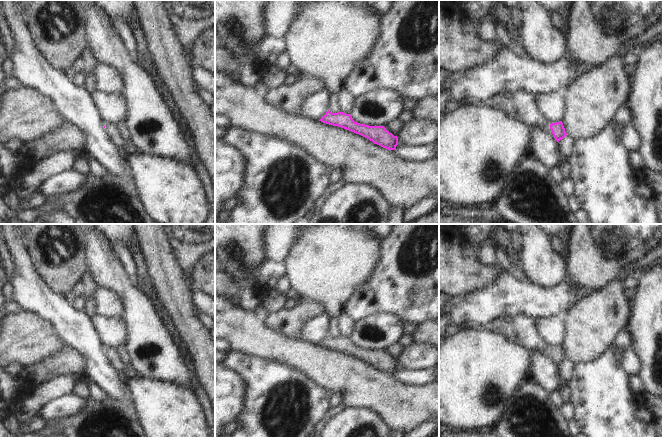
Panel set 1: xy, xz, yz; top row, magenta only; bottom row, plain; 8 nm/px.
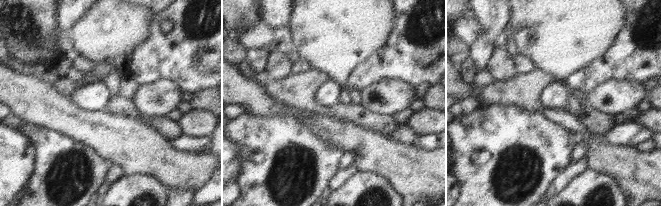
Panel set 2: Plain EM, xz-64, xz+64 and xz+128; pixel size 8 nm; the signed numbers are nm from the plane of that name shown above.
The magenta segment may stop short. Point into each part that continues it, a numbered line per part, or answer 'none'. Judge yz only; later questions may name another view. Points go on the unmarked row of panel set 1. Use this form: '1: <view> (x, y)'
none

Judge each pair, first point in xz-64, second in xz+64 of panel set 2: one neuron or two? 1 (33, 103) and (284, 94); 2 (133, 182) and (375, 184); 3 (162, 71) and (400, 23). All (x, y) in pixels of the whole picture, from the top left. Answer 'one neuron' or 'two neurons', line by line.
1: two neurons
2: one neuron
3: one neuron

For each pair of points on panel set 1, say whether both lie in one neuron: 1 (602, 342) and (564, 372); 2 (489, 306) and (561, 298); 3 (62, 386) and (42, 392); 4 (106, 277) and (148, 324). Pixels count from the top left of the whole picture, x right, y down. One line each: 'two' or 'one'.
1: two
2: one
3: one
4: one

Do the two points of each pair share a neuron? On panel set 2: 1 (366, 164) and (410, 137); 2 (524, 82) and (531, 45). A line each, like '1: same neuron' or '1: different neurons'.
1: different neurons
2: different neurons

